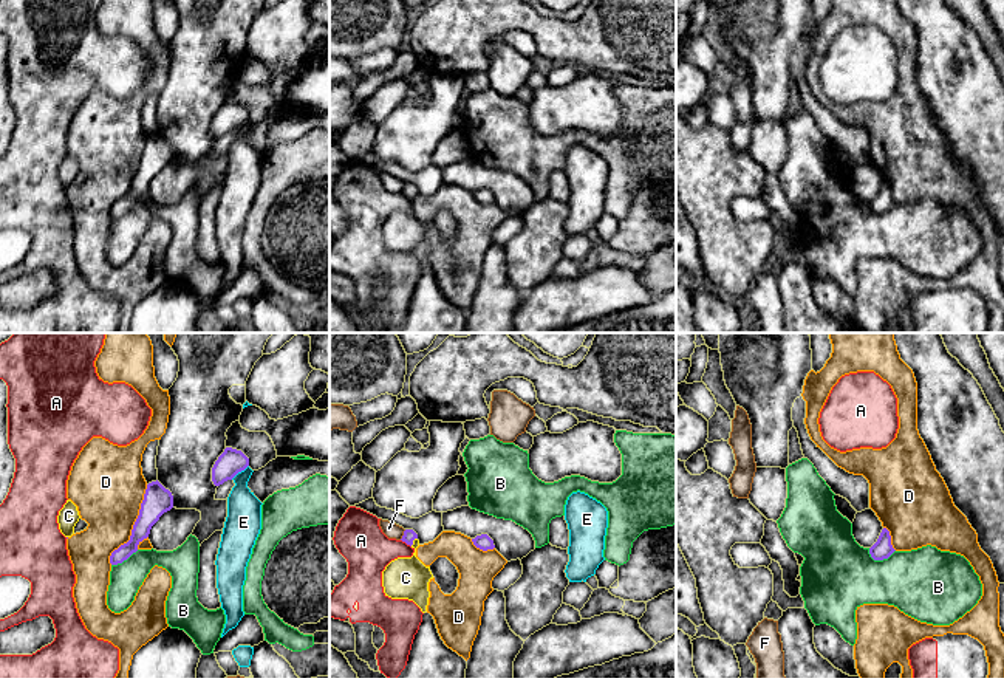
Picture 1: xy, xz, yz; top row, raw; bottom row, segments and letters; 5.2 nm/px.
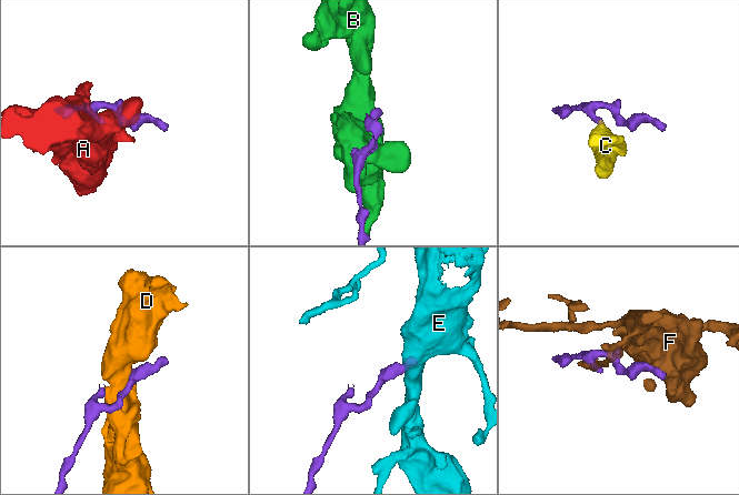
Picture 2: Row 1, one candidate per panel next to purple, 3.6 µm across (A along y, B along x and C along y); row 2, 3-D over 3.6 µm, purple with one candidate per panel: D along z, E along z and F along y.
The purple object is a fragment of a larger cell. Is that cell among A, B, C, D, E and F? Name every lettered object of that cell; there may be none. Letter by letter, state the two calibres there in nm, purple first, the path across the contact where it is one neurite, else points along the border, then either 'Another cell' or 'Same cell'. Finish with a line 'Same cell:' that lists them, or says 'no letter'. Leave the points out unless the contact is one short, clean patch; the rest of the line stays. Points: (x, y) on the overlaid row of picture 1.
A: Thickness 70 nm (purple) against 240 nm. Another cell
B: Thickness 100 nm (purple) against 380 nm. Another cell
C: Thickness 70 nm (purple) against 220 nm. Path across: xz (409, 536), (412, 542), (413, 564), (406, 578). Same cell
D: Thickness 140 nm (purple) against 380 nm. Another cell
E: Thickness 140 nm (purple) against 180 nm. Boundary: xy (248, 465), (231, 479). Another cell
F: Thickness 70 nm (purple) against 80 nm. Another cell
Same cell: C

